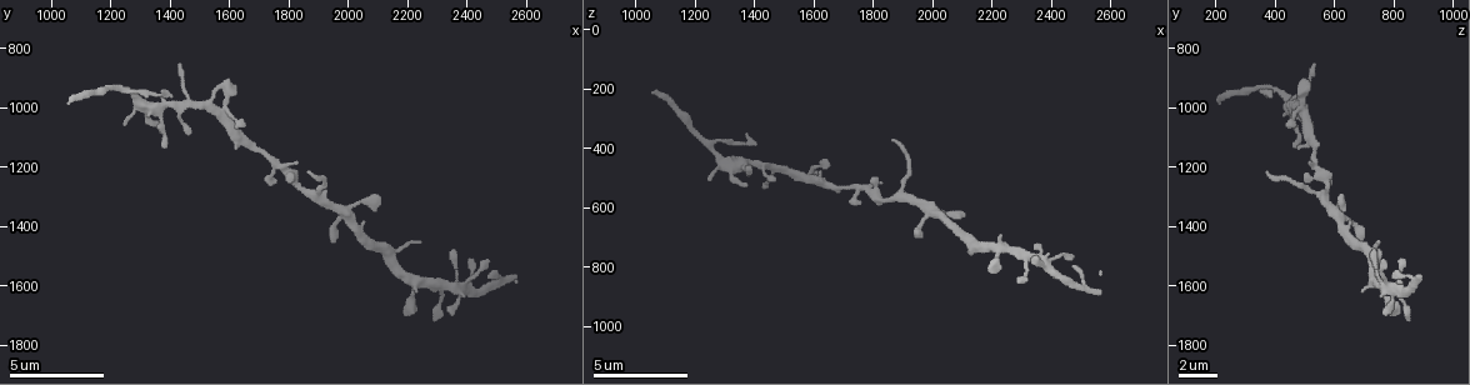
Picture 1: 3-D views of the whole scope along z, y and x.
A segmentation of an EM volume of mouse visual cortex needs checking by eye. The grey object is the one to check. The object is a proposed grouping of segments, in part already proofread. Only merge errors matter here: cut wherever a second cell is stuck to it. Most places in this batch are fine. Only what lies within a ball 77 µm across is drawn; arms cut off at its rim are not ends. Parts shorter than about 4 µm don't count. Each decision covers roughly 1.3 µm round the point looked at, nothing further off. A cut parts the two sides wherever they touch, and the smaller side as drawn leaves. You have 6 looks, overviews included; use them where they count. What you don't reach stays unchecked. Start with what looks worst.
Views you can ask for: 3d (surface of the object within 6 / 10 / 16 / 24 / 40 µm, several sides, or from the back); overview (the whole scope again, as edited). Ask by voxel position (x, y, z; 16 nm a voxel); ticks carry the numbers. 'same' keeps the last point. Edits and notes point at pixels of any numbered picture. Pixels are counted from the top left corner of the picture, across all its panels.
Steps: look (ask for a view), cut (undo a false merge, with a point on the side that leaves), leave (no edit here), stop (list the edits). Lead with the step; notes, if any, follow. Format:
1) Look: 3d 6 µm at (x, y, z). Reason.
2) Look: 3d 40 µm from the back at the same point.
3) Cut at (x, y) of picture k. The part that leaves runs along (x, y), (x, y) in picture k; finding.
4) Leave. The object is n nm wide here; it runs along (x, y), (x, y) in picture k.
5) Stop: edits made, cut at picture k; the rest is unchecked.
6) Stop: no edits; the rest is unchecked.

Look: 3d 6 µm at (1810, 1250, 570). A fork.

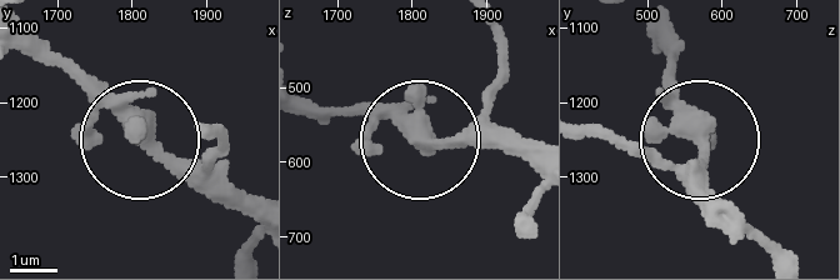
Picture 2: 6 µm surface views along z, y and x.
Look: 3d 6 µm from the back at (1815, 1250, 570).

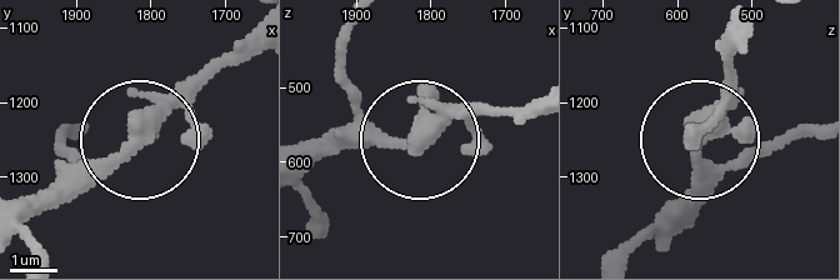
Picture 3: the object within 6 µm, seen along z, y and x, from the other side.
Leave. The side arm is 16 µm long; it runs along (415, 136), (503, 108) in picture 3; all the same cell.

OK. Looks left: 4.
Look: 3d 10 µm at (1280, 960, 440). Three-way junction.

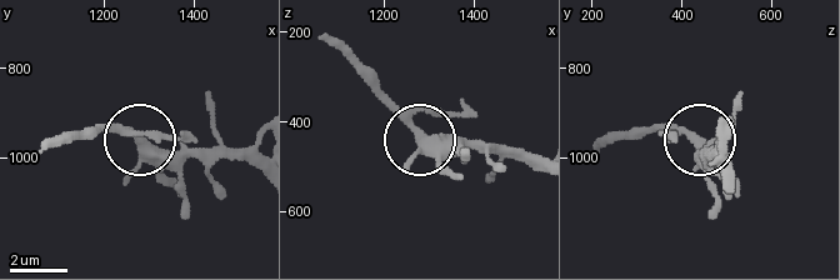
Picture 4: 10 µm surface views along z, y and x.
Look: 3d 6 µm at (1285, 965, 440).

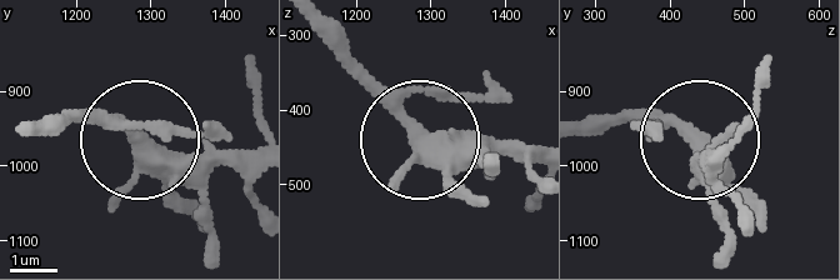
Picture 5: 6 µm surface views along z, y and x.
Leave. 3 arms meet here; it runs along (718, 168), (681, 135), (614, 119) in picture 5; one cell here.

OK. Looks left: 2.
Look: 3d 10 µm at (2450, 1610, 840). Three arms meet.

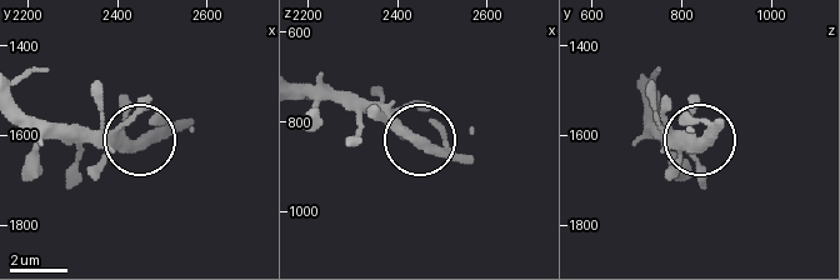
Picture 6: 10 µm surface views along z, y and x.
Leave. 3 arms meet here; it runs along (644, 96), (668, 133), (703, 140), (710, 130), (691, 133) in picture 6; all the same cell.

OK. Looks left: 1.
Stop: no edits; the rest is unchecked.

